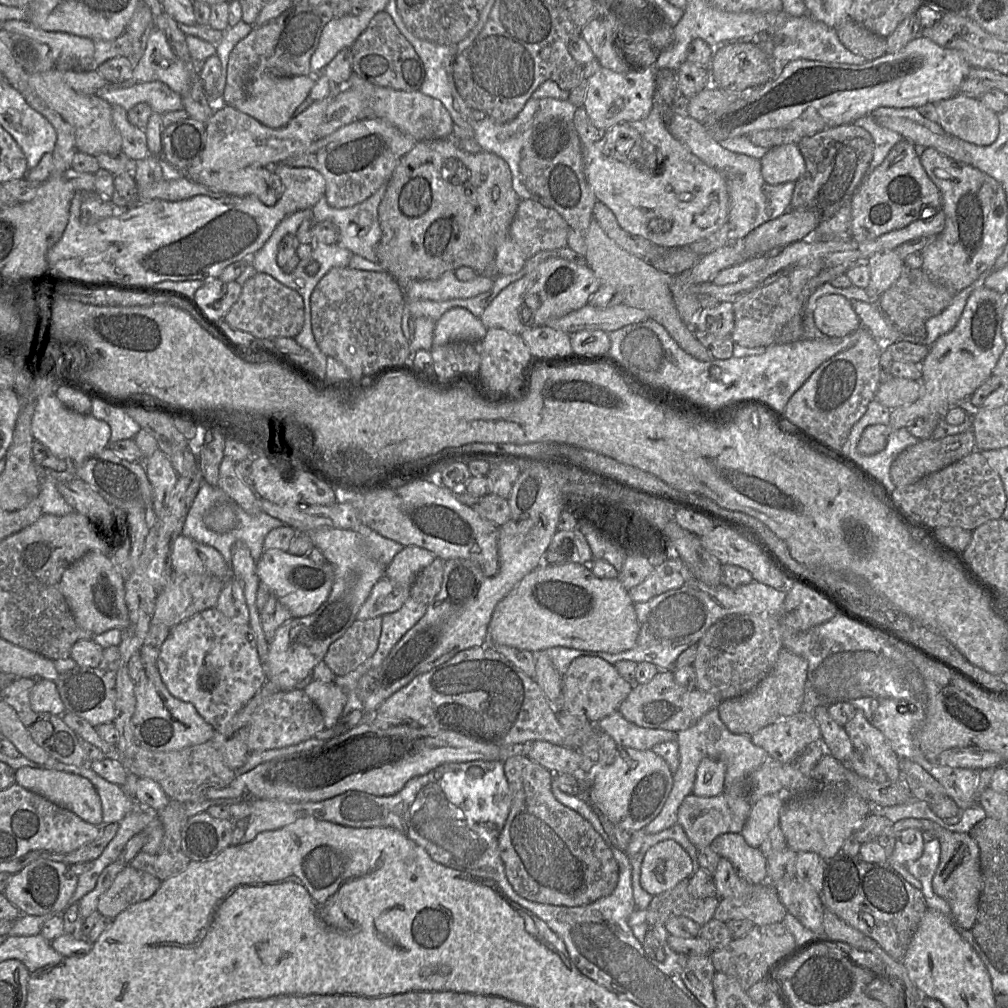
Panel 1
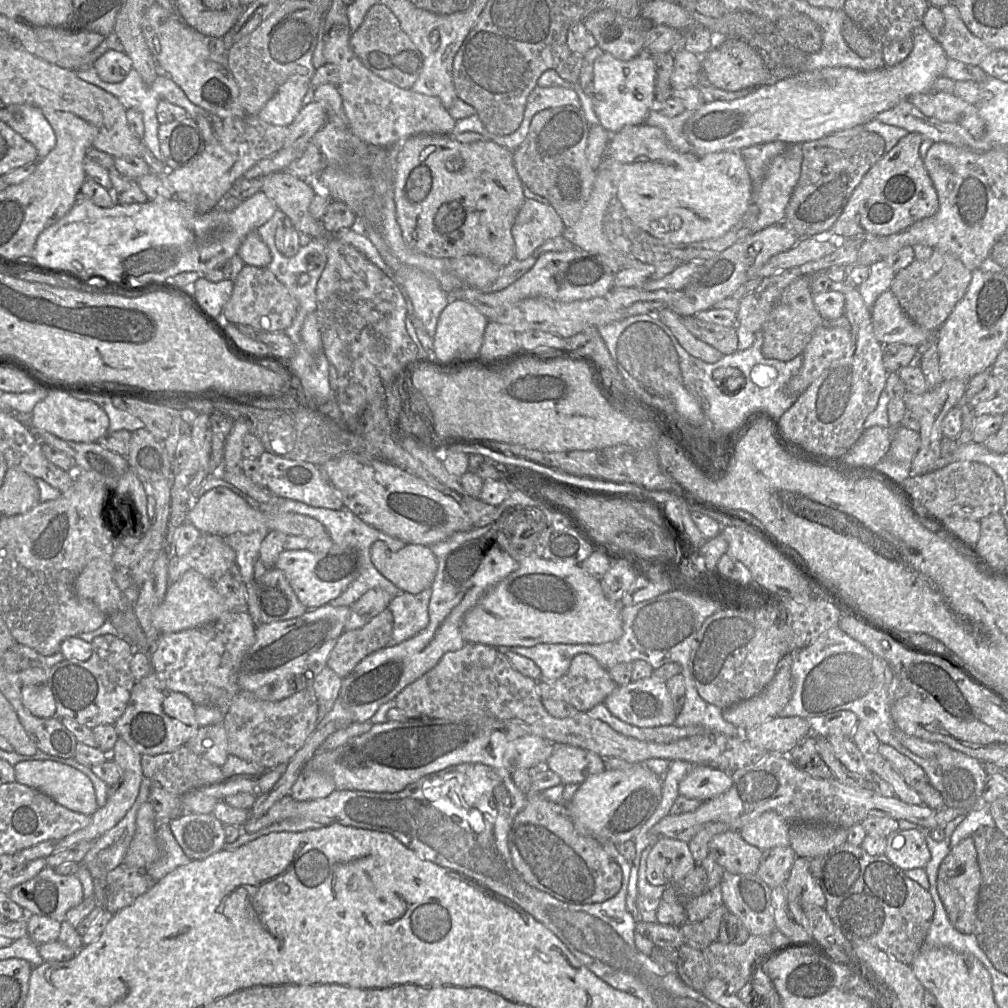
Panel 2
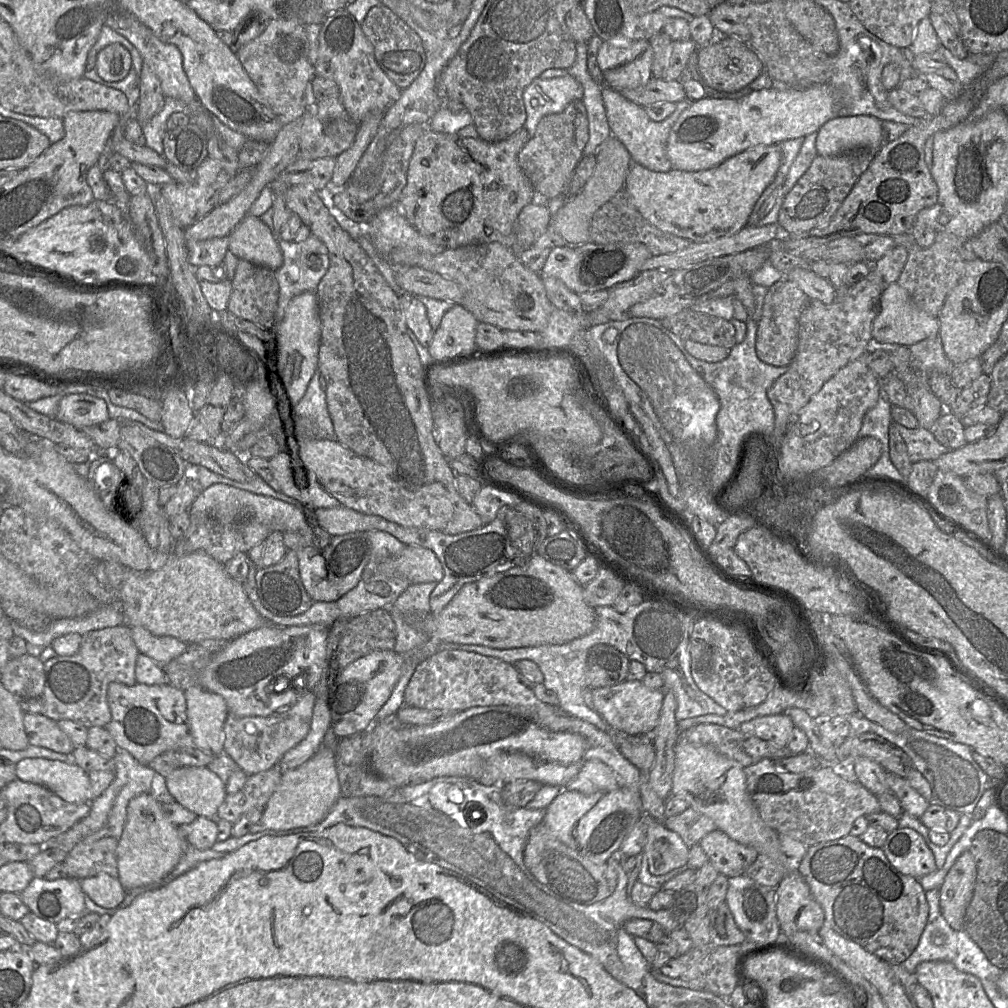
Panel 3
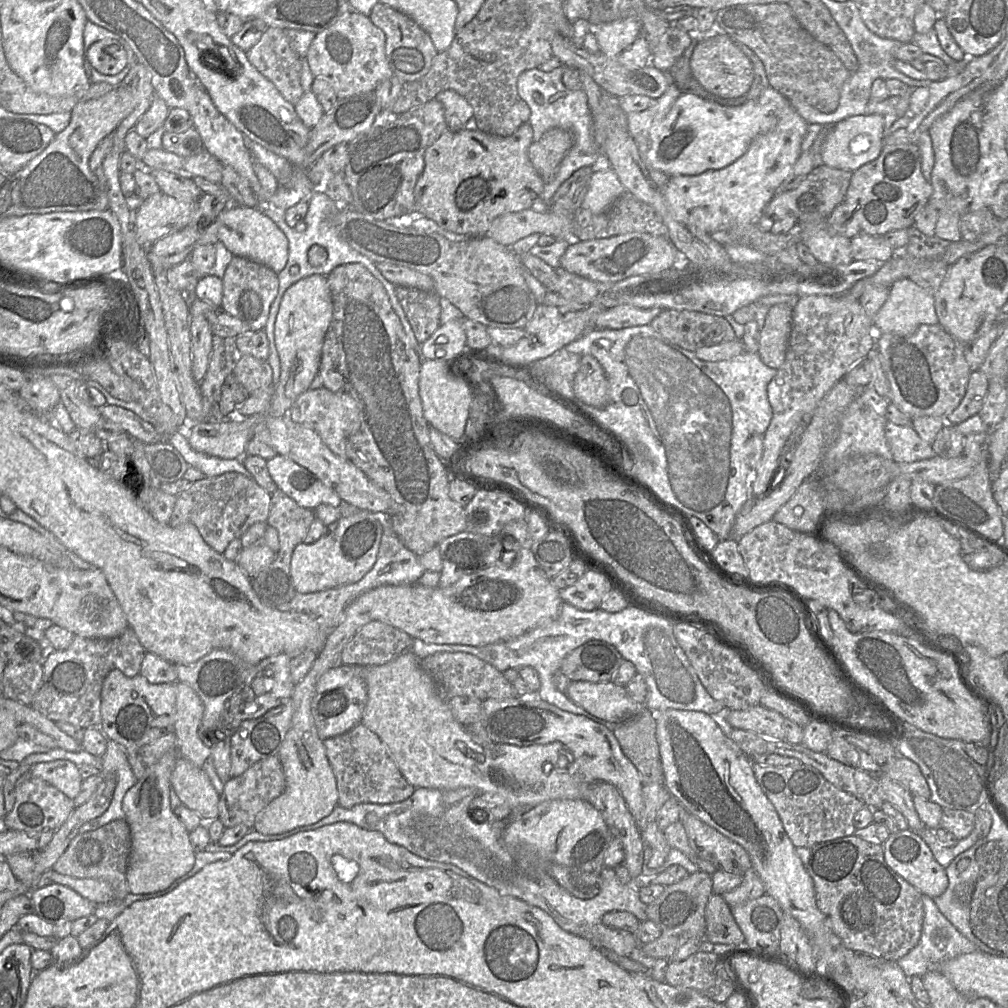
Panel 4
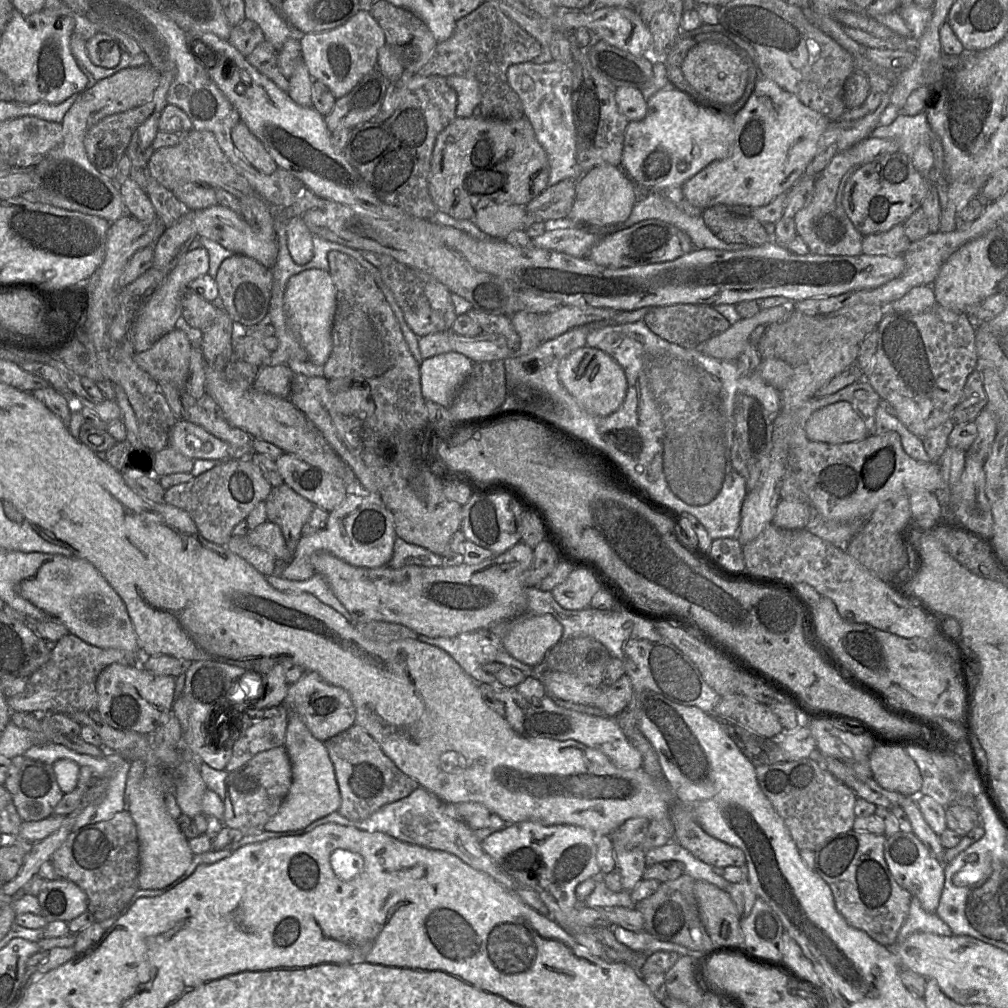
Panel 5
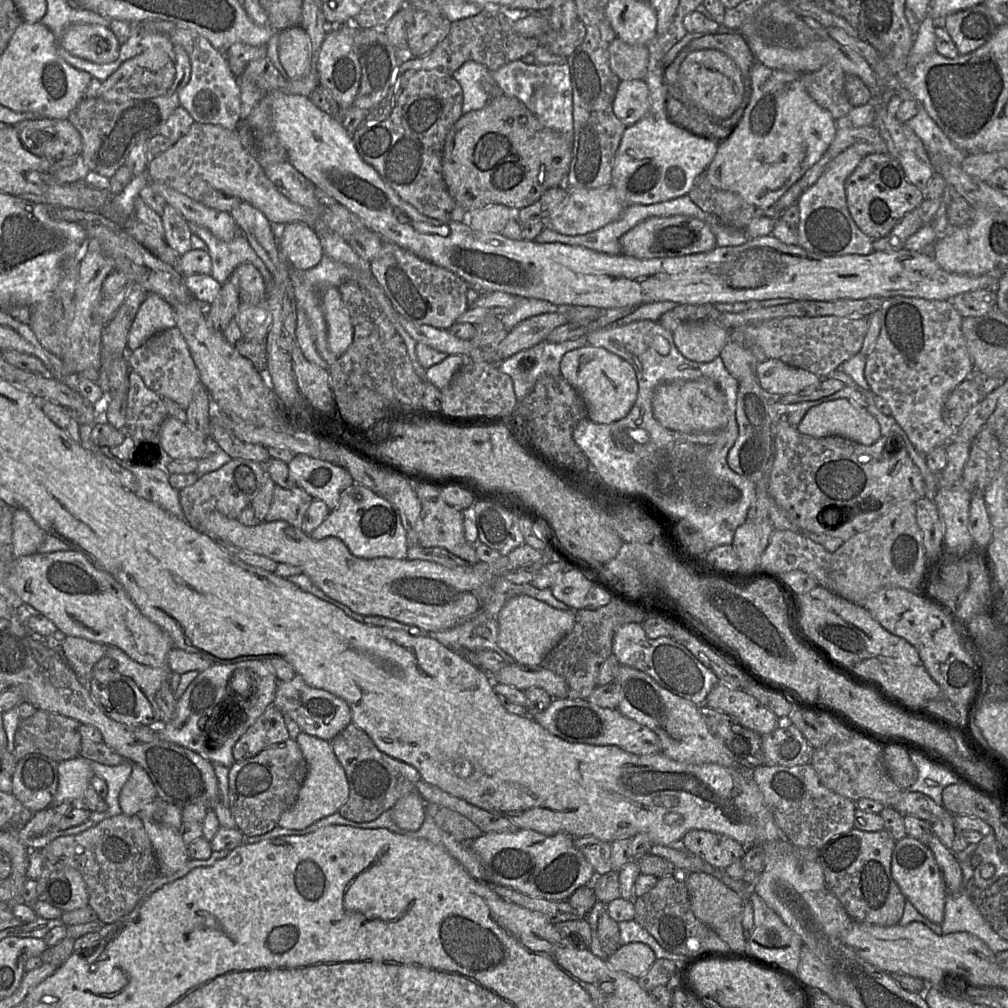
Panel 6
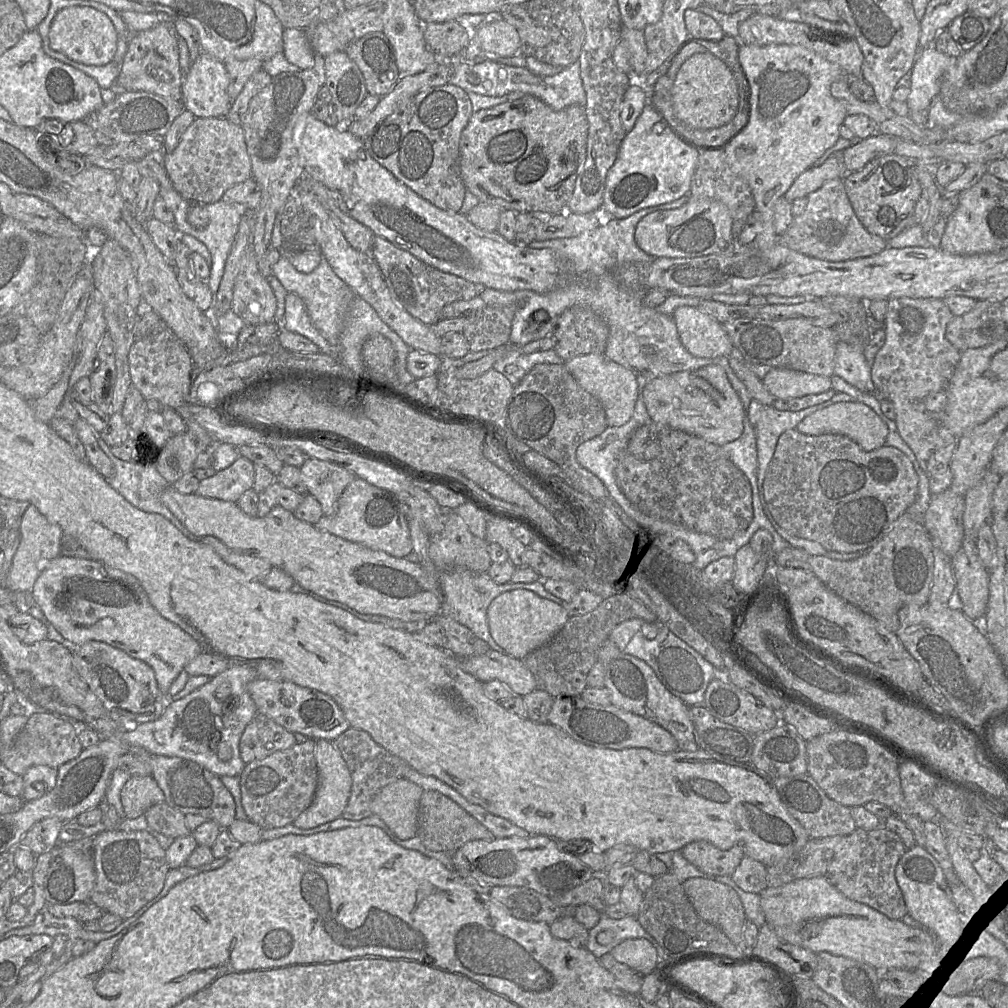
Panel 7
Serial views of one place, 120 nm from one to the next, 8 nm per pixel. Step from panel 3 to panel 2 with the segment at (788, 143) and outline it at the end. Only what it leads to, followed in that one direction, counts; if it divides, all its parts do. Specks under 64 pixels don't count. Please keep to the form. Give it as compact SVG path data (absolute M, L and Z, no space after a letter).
M773 141L740 150L752 180L753 197L756 197L761 189L769 163L789 147L790 145L783 141Z

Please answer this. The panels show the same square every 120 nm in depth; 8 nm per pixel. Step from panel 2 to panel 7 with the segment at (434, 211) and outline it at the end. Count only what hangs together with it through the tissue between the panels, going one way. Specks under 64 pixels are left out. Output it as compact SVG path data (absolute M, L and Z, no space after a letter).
M526 94L523 97L517 98L515 100L508 100L507 102L491 108L480 109L471 115L466 127L461 133L459 144L459 166L462 180L467 191L470 191L472 194L474 194L480 203L497 205L501 208L501 210L510 209L515 213L541 212L543 214L551 215L560 213L560 211L565 211L567 209L567 204L574 190L576 178L582 171L586 156L587 136L588 121L584 105L571 105L562 110L556 111L539 98L530 94Z

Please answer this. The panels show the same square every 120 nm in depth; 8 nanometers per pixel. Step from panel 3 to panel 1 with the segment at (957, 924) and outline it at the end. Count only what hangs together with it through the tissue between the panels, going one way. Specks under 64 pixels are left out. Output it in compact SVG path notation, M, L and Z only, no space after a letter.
M902 819L886 828L876 839L885 847L891 838L898 832L915 828L922 832L932 832L940 841L940 863L933 877L932 887L934 892L947 901L951 908L952 920L966 930L972 930L977 914L980 895L983 889L981 874L980 849L978 844L968 833L954 833L940 827L927 819Z

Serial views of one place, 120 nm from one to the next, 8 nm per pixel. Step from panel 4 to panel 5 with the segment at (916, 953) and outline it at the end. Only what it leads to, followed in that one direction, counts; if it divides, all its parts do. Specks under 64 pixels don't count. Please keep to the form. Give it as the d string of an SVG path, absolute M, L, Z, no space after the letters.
M912 897L908 916L899 930L898 942L904 941L916 932L931 933L939 936L952 936L949 926L936 913L926 912L919 900Z

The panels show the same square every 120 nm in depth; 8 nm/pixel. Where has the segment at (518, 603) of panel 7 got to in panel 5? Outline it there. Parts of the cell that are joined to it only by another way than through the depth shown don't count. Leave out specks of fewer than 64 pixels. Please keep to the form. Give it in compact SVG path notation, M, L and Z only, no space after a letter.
M550 614L523 615L503 638L507 652L520 662L535 666L560 642L562 625Z

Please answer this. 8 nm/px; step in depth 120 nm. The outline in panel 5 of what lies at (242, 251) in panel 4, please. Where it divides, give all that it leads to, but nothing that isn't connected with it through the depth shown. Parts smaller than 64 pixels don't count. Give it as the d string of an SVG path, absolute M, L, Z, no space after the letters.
M220 205L192 211L192 214L194 226L199 236L217 242L235 254L253 258L269 270L276 264L279 251L276 238L268 238L256 232L241 214Z

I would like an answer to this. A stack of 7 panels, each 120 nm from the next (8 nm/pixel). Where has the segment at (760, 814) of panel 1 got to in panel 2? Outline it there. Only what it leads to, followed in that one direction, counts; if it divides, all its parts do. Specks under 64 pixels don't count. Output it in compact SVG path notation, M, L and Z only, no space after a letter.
M768 811L740 831L741 837L750 845L764 851L778 846L789 846L790 823L773 811Z

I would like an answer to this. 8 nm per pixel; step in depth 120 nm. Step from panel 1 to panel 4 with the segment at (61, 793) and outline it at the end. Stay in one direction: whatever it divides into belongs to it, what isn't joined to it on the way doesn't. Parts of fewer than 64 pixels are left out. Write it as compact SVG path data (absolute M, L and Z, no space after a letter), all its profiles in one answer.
M53 760L32 765L28 771L56 787L68 798L74 799L80 792L83 779L80 767L69 760Z

